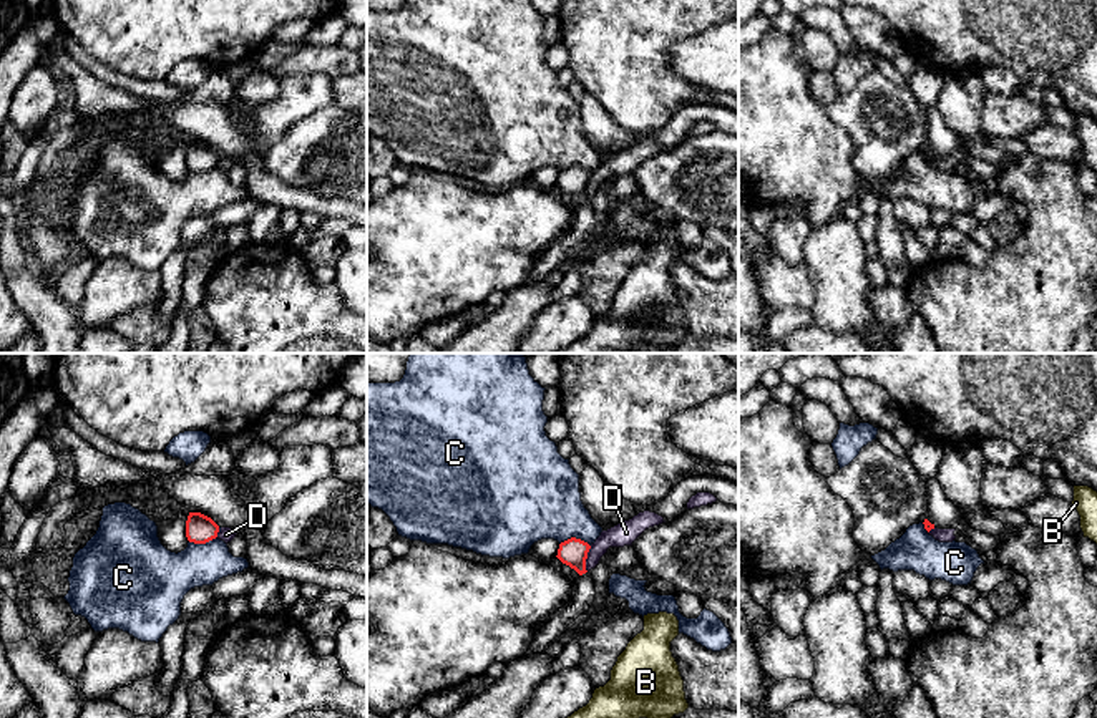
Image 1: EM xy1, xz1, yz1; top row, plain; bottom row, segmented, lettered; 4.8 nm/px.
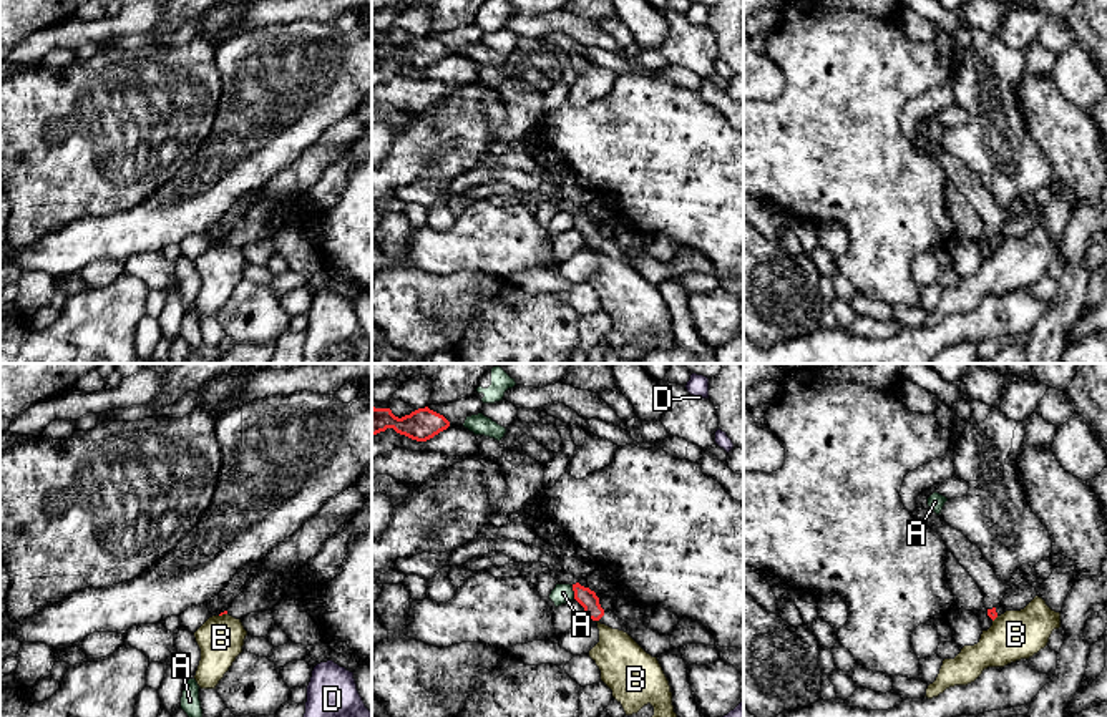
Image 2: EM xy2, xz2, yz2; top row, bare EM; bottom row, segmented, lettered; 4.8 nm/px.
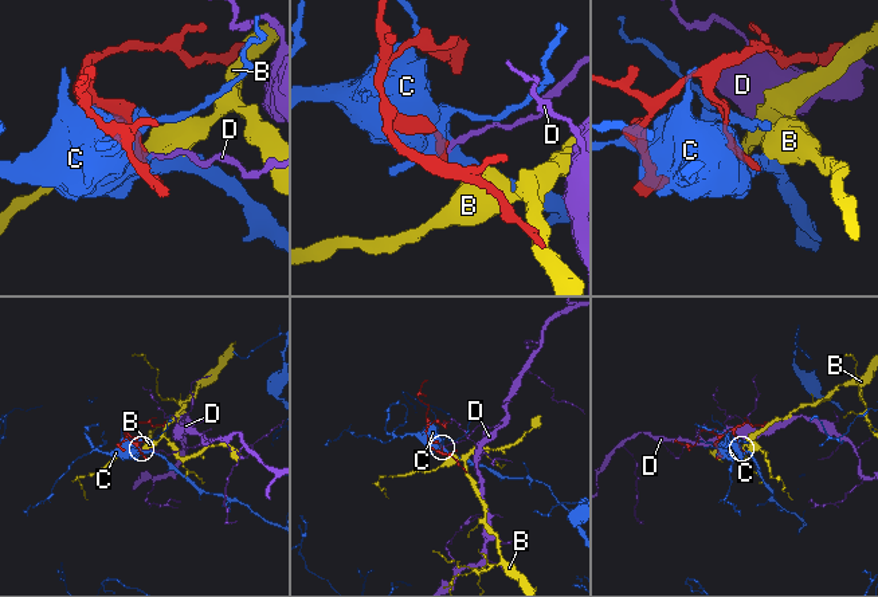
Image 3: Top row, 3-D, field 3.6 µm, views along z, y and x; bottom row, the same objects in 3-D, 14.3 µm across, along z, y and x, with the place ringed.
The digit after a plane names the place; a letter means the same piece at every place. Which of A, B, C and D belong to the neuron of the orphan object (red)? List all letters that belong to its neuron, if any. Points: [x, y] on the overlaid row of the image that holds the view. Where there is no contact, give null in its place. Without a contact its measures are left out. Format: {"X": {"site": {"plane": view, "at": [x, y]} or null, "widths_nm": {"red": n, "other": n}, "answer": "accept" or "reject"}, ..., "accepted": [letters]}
{"A": {"site": {"plane": "xz2", "at": [575, 593]}, "widths_nm": {"red": 90, "other": 100}, "answer": "reject"}, "B": {"site": {"plane": "xy2", "at": [223, 613]}, "widths_nm": {"red": 20, "other": 220}, "answer": "reject"}, "C": {"site": {"plane": "xz1", "at": [575, 538]}, "widths_nm": {"red": 140, "other": 380}, "answer": "reject"}, "D": {"site": {"plane": "xz1", "at": [586, 557]}, "widths_nm": {"red": 140, "other": 110}, "answer": "reject"}, "accepted": []}

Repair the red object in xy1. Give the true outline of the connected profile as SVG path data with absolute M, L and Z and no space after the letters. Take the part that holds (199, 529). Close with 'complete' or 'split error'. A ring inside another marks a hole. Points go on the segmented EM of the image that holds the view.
M189 512L186 521L186 537L194 544L206 544L217 537L219 526L201 512Z | complete

